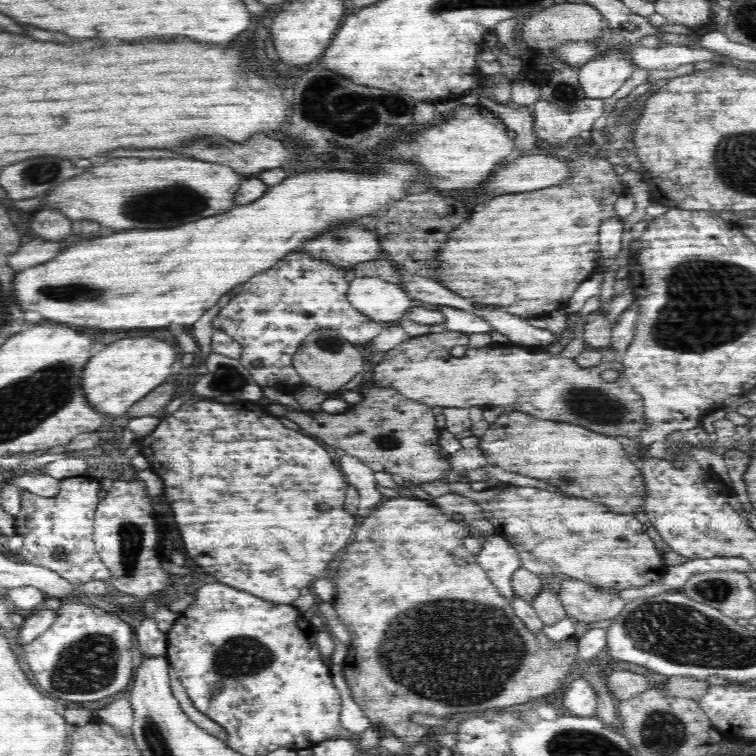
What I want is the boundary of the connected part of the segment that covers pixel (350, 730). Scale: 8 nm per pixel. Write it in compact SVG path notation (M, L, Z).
M332 662L329 667L333 676L334 686L337 687L338 692L341 694L342 710L340 710L340 722L346 734L350 736L358 735L370 727L371 722L364 715L364 711L358 707L358 704L354 703L354 698L343 675L344 665L338 665Z

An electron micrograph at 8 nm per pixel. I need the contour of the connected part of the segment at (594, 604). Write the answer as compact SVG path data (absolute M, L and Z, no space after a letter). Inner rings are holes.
M577 579L564 580L558 584L561 585L558 599L564 605L567 616L581 625L612 619L622 612L627 603L607 590Z

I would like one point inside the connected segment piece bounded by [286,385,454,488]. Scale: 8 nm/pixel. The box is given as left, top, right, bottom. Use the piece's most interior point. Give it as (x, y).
(389, 432)

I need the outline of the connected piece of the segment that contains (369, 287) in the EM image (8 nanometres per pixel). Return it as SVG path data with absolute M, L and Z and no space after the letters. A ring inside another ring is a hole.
M377 276L356 277L346 293L349 303L374 322L398 322L415 303L400 284L386 282Z

